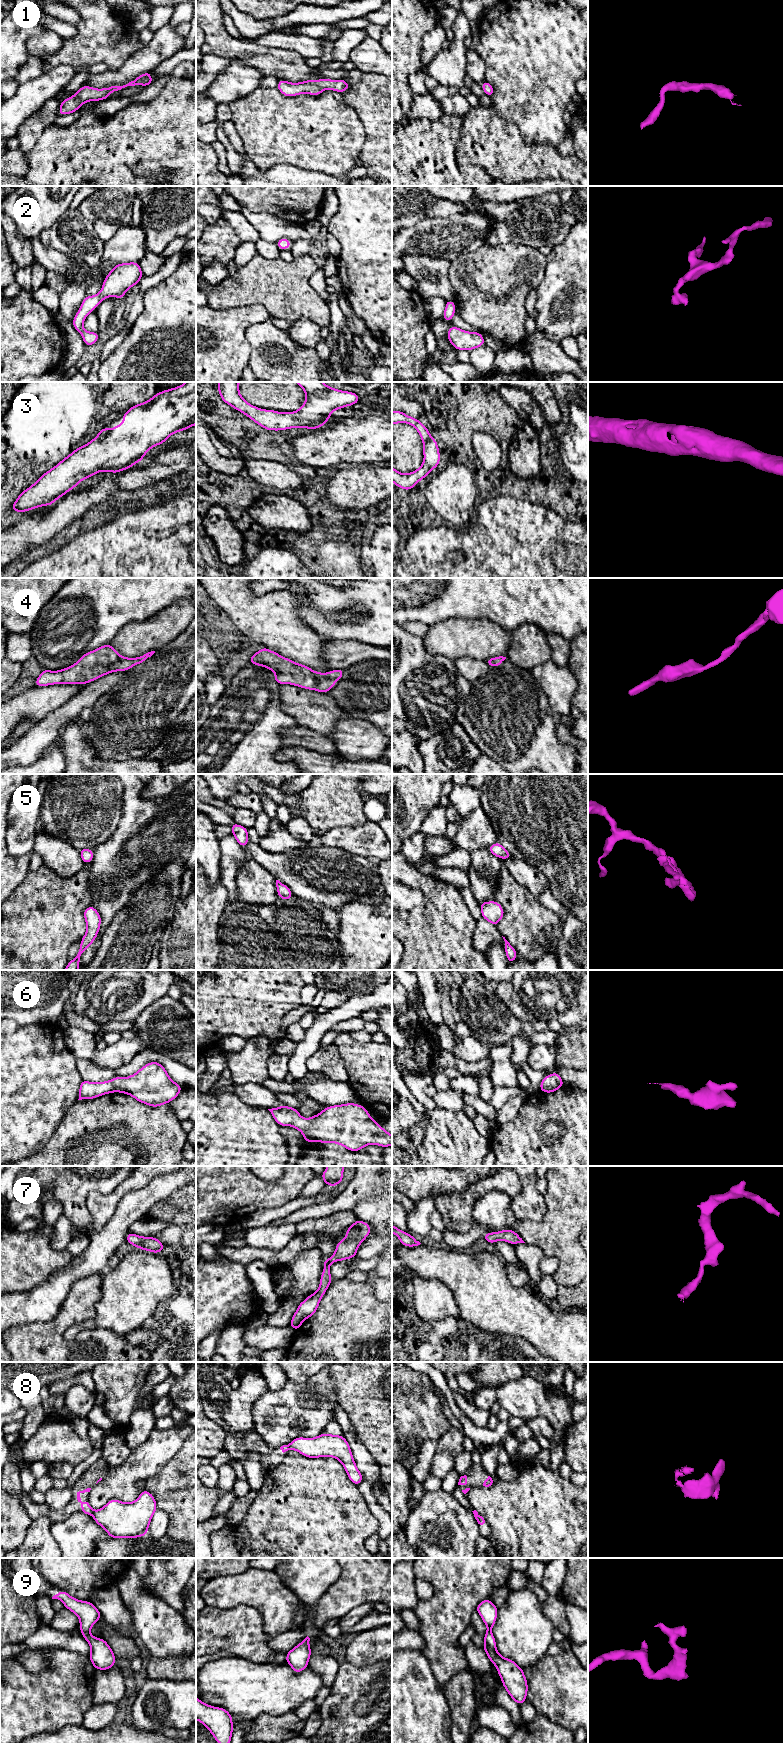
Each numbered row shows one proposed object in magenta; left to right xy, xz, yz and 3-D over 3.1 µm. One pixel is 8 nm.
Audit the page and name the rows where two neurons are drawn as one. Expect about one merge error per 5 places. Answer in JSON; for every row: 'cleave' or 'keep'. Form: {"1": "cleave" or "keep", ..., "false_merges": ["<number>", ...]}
{"1": "keep", "2": "keep", "3": "keep", "4": "keep", "5": "keep", "6": "keep", "7": "keep", "8": "cleave", "9": "keep", "false_merges": ["8"]}

